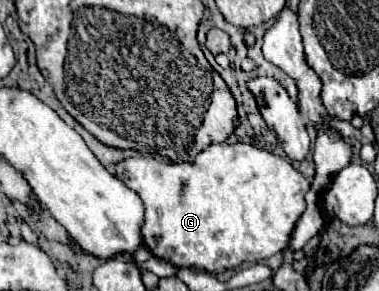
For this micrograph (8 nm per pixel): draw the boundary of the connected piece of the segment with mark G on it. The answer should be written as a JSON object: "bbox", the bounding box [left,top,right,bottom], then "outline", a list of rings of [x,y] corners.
{"bbox":[116,143,310,273],"outline":[[[220,143],[202,151],[194,163],[160,163],[152,157],[130,157],[116,165],[116,177],[140,195],[146,221],[142,227],[144,245],[152,255],[174,263],[176,267],[194,267],[208,273],[220,273],[244,263],[260,263],[288,247],[296,221],[306,209],[304,195],[310,183],[288,159],[248,143]]]}

